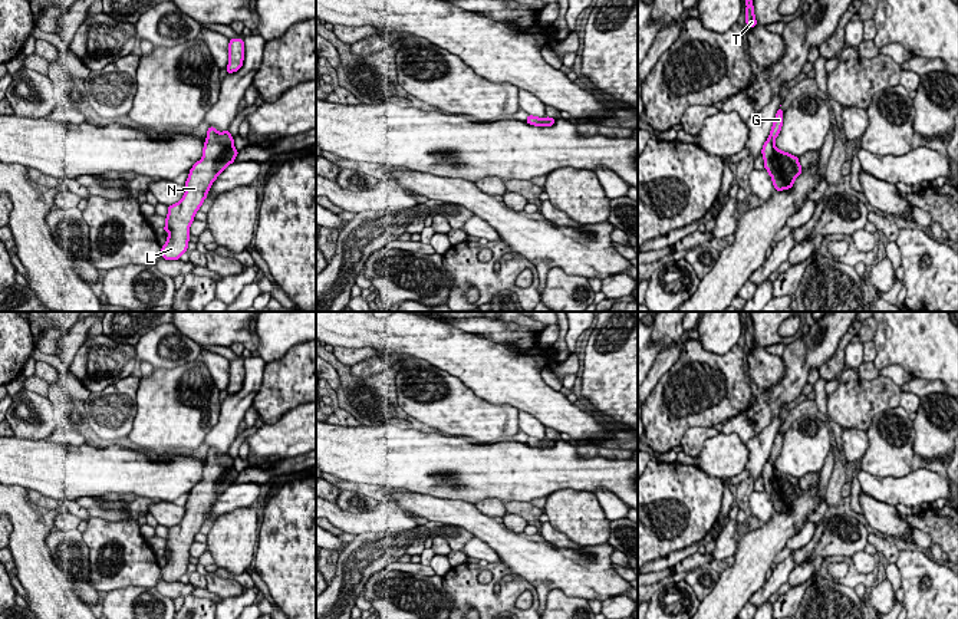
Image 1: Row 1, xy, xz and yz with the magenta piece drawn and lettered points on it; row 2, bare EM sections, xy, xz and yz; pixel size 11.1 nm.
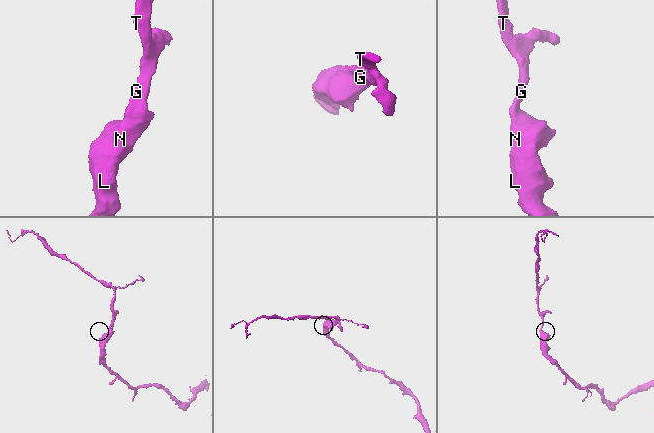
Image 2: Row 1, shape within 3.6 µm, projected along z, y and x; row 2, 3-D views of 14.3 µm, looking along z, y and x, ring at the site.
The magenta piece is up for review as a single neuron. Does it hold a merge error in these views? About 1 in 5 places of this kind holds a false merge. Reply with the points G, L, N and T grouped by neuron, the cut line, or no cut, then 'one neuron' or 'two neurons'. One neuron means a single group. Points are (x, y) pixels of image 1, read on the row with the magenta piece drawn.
groups G L N T; cut none; one neuron

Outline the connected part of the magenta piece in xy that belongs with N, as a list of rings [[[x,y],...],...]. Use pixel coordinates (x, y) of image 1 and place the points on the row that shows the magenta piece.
[[[210,126],[205,139],[203,158],[192,165],[184,184],[184,197],[177,204],[168,205],[167,223],[162,228],[168,231],[168,238],[161,247],[165,260],[180,260],[181,254],[188,251],[190,225],[195,213],[207,198],[211,184],[238,155],[228,129],[218,132]]]

